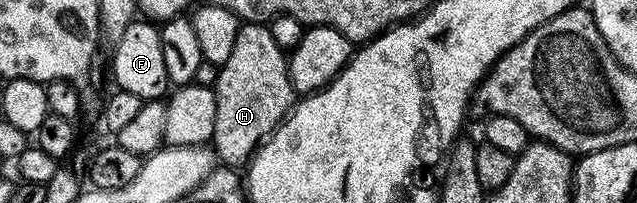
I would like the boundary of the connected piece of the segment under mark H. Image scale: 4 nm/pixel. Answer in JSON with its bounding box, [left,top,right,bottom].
[212,22,296,168]

